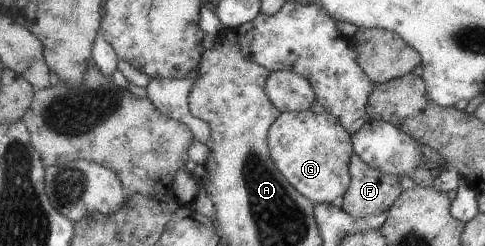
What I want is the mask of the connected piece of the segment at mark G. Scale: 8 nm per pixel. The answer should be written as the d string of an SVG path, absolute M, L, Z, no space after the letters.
M286 111L274 119L268 130L269 156L277 169L302 196L318 203L338 203L349 188L349 160L353 156L352 136L342 128L340 121L330 113L323 111L315 114L311 111Z

